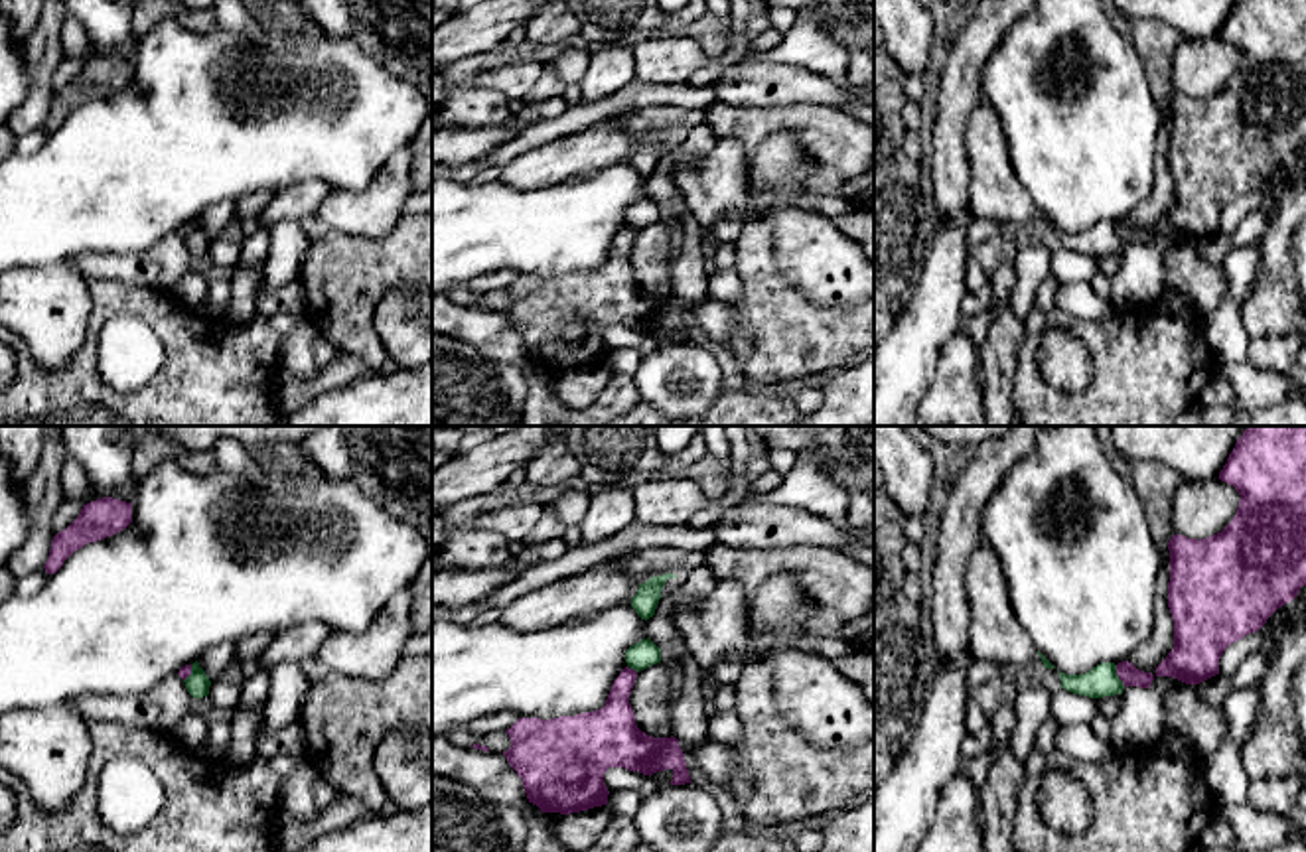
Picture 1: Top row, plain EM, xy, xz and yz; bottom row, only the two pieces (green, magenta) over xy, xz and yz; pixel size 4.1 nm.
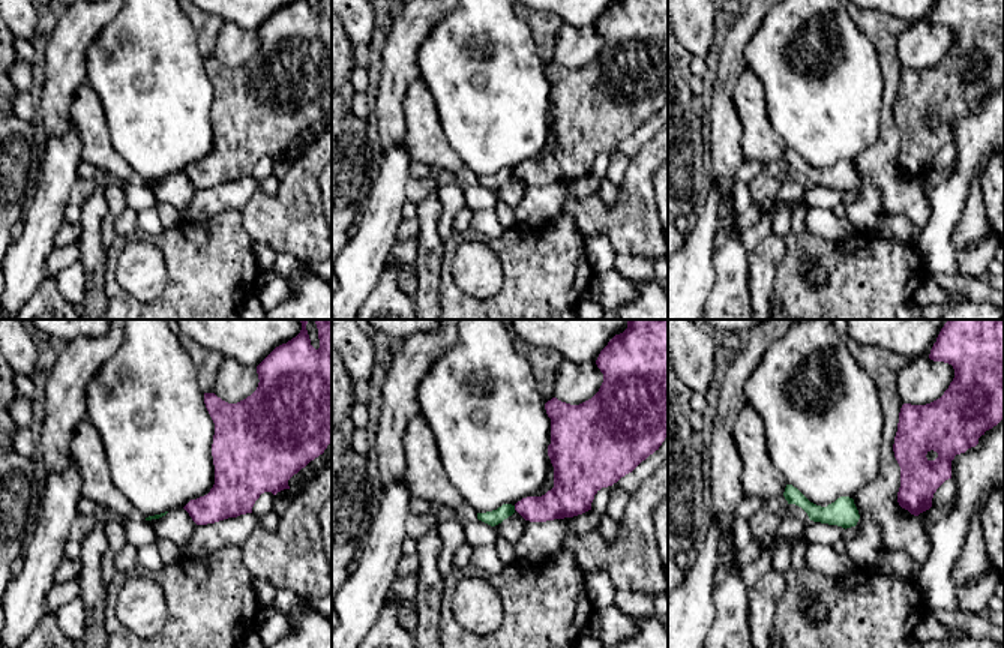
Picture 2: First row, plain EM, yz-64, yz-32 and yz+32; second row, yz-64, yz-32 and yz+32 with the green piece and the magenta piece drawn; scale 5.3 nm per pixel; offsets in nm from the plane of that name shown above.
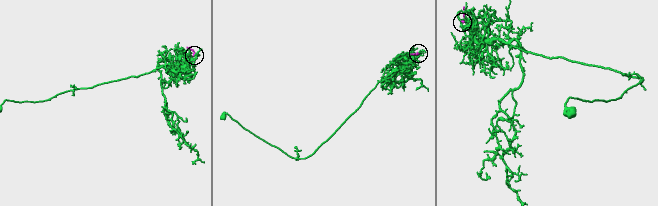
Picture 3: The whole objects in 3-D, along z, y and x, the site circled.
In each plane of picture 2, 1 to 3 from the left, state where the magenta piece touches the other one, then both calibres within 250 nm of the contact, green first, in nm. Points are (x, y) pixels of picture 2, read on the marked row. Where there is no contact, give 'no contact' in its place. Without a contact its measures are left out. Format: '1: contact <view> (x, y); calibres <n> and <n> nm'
1: no contact
2: contact yz-32 (514, 507); calibres 80 and 170 nm
3: no contact

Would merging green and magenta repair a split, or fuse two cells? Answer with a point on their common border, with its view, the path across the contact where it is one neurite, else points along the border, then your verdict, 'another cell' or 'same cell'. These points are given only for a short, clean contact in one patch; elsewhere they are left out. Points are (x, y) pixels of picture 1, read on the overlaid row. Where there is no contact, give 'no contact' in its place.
meets green in yz at (1117, 675); border along yz (1115, 665), (1115, 673), (1125, 685); another cell

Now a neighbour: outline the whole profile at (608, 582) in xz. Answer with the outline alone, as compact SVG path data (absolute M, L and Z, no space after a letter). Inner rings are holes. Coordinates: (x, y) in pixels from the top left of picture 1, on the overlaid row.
M627 556L610 558L588 568L586 572L560 578L552 584L523 594L501 609L497 623L519 631L552 629L562 627L566 621L584 617L592 611L623 604L637 586L633 576L625 568L625 558Z

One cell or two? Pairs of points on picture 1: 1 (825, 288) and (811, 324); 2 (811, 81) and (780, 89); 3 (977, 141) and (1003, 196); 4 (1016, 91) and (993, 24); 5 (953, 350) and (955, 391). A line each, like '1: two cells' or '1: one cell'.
1: two cells
2: one cell
3: one cell
4: two cells
5: one cell

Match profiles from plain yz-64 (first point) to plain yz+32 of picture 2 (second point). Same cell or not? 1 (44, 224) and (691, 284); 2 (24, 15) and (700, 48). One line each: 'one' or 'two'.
1: one
2: one

